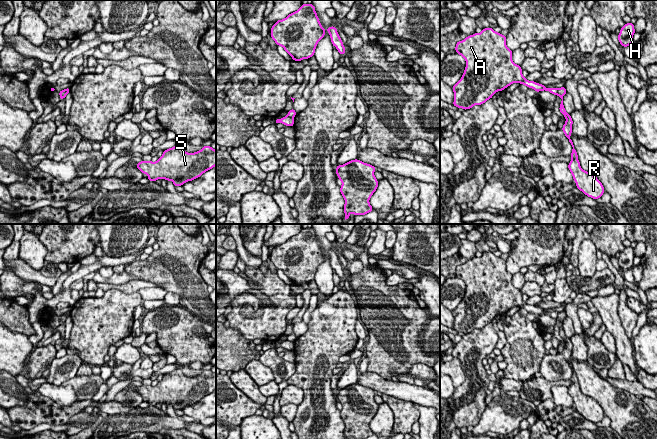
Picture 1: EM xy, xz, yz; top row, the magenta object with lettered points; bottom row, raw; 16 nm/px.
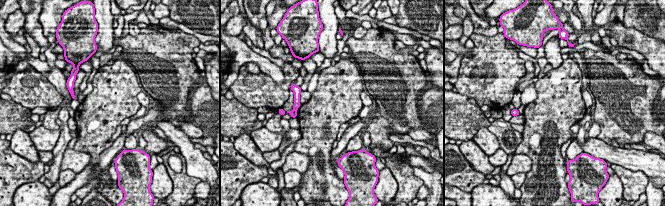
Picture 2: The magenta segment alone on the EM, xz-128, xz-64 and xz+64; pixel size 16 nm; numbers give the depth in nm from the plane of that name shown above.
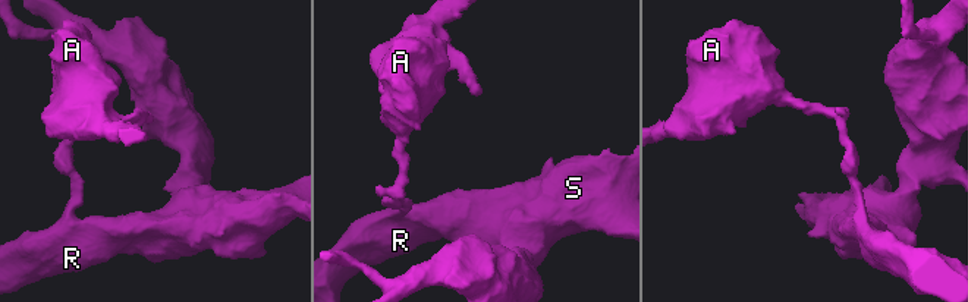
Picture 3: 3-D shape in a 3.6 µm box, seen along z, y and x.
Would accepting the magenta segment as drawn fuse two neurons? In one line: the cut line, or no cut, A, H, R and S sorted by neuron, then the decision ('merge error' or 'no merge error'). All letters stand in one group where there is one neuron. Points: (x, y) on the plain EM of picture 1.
yz (558, 313), (556, 318) | A / H R S | merge error

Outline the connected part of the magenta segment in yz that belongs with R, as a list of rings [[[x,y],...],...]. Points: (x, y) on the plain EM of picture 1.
[[[561,311],[557,315],[557,319],[562,323],[562,325],[560,327],[559,334],[565,340],[565,343],[566,343],[566,346],[565,346],[565,348],[562,351],[562,355],[564,356],[565,360],[568,362],[569,366],[571,367],[571,369],[573,371],[572,372],[572,377],[571,377],[572,384],[568,388],[568,392],[569,392],[570,396],[572,397],[573,403],[574,403],[574,405],[576,407],[576,411],[580,415],[582,415],[585,419],[587,419],[588,421],[591,421],[592,423],[598,423],[598,422],[602,421],[602,419],[603,419],[603,417],[605,415],[604,411],[603,411],[602,407],[597,403],[597,401],[595,399],[593,399],[592,397],[587,396],[587,395],[585,395],[585,394],[583,394],[581,392],[580,386],[578,384],[577,376],[576,376],[576,374],[574,372],[572,364],[570,363],[570,360],[571,360],[571,357],[572,357],[572,348],[573,348],[573,345],[572,345],[571,339],[568,338],[565,335],[565,332],[564,332],[564,329],[563,329],[563,320],[566,317],[567,317],[567,315],[566,315],[565,311]]]

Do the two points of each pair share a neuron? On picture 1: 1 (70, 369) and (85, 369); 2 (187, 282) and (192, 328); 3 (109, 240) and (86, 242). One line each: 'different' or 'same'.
1: different
2: different
3: different

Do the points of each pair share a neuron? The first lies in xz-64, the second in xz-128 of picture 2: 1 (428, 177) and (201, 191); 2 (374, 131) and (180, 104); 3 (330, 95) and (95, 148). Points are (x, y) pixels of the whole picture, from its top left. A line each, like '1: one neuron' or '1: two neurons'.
1: two neurons
2: one neuron
3: one neuron

